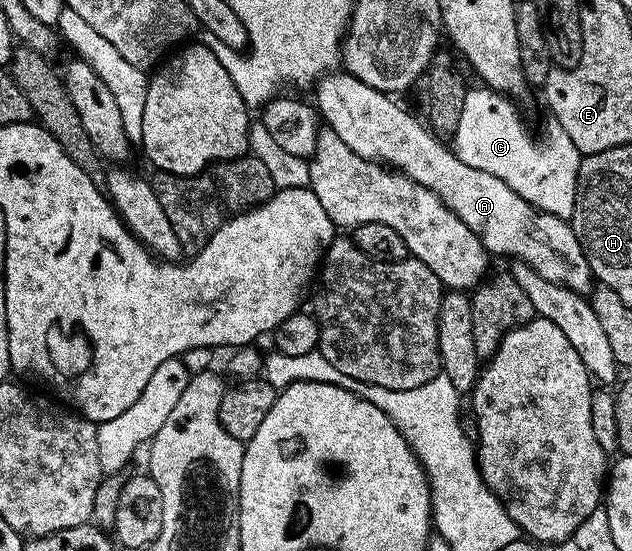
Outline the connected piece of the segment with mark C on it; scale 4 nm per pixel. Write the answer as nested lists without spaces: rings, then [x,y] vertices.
[[[486,86],[468,87],[461,119],[453,137],[453,151],[465,166],[485,170],[493,178],[501,178],[509,190],[521,194],[525,202],[543,212],[570,221],[575,205],[577,174],[581,153],[573,146],[573,138],[561,130],[553,118],[540,140],[534,140],[521,113],[515,109],[516,101]]]

